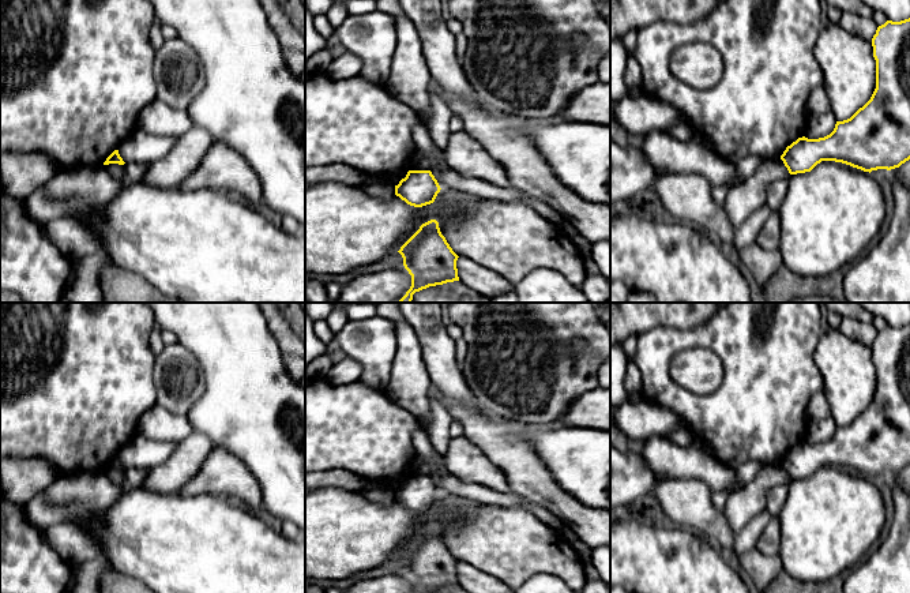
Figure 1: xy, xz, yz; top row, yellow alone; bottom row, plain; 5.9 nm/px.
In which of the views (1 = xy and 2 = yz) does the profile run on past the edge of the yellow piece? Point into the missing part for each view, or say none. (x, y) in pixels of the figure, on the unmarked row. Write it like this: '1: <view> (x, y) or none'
1: none
2: none

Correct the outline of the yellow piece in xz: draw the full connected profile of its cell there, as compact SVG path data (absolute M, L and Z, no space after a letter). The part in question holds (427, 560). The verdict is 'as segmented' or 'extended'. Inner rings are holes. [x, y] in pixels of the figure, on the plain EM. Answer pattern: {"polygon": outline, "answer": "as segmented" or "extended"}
{"polygon": "M430 525L401 552L403 571L411 581L410 593L429 593L459 586L456 566L439 528Z", "answer": "as segmented"}

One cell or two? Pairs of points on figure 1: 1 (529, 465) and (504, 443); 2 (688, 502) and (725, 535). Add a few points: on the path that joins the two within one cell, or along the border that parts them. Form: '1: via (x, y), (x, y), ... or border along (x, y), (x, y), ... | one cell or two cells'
1: via (523, 462), (510, 449) | one cell
2: via (698, 511), (715, 528) | one cell

